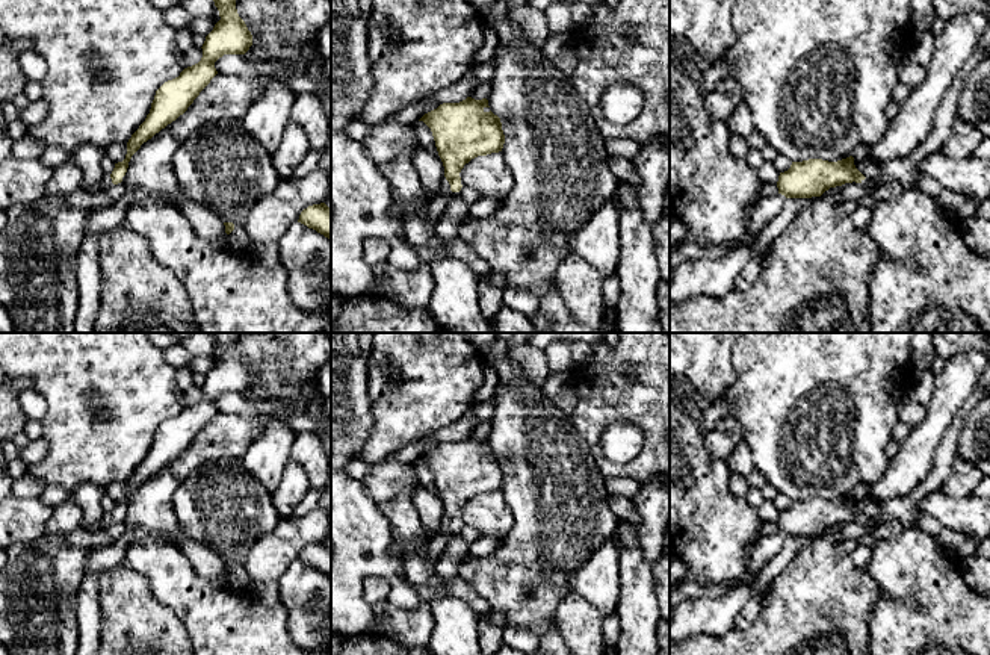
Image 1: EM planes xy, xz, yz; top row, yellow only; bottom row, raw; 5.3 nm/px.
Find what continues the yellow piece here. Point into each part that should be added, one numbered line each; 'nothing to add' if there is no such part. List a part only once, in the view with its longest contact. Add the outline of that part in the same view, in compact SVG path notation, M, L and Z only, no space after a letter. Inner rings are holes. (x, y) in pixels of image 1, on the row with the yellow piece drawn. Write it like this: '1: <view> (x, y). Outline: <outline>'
1: xz (445, 186). Outline: M443 180L440 188L434 192L426 192L425 191L425 197L426 197L426 206L429 207L431 201L435 200L437 197L443 197L447 192L450 192L450 185L447 180Z

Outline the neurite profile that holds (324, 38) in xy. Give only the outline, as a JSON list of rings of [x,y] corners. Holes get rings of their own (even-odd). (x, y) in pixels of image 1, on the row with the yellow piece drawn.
[[[331,21],[317,35],[317,45],[323,59],[331,59]]]

